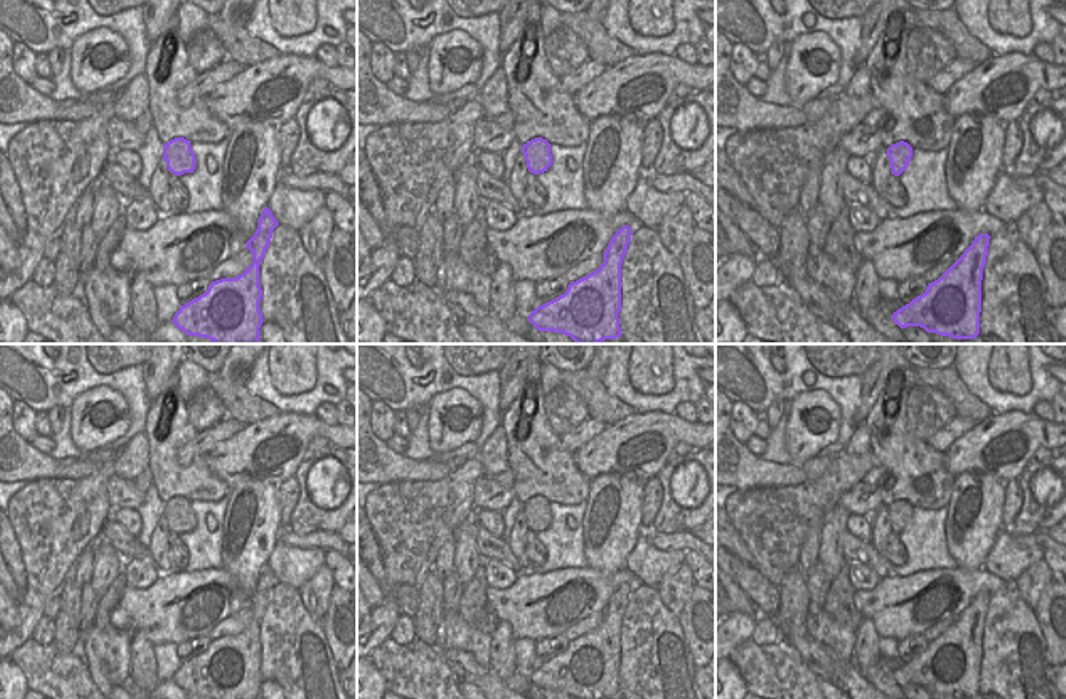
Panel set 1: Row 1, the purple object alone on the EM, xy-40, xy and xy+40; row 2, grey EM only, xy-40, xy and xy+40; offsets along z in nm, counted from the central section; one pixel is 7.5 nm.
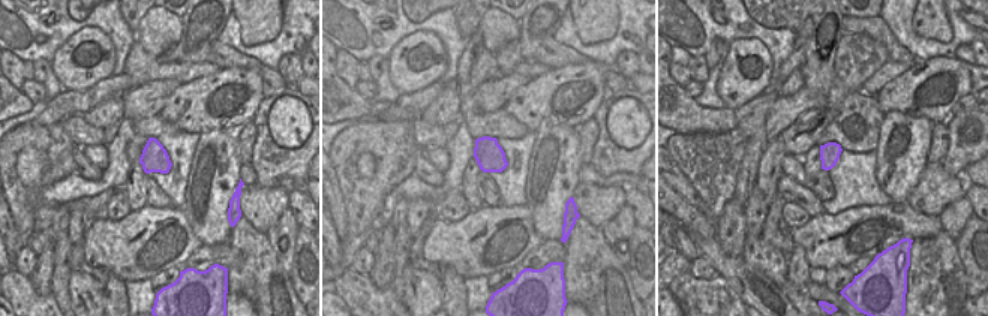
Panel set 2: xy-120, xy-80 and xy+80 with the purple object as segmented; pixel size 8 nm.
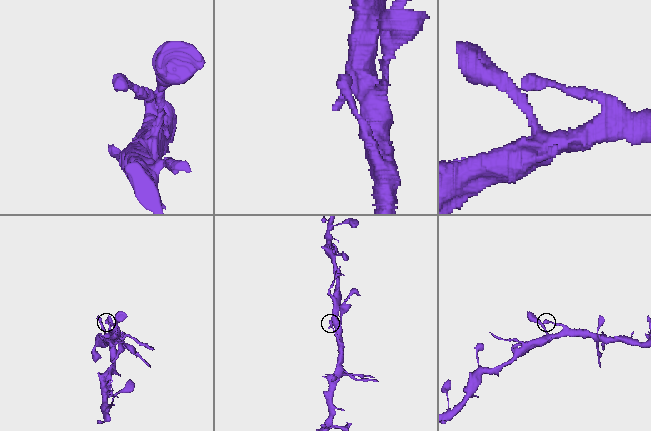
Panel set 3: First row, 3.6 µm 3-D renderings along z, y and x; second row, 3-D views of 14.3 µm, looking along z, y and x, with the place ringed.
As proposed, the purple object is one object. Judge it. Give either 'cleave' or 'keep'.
keep

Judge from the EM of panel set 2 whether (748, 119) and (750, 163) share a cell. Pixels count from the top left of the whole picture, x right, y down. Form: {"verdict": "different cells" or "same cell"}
{"verdict": "same cell"}

